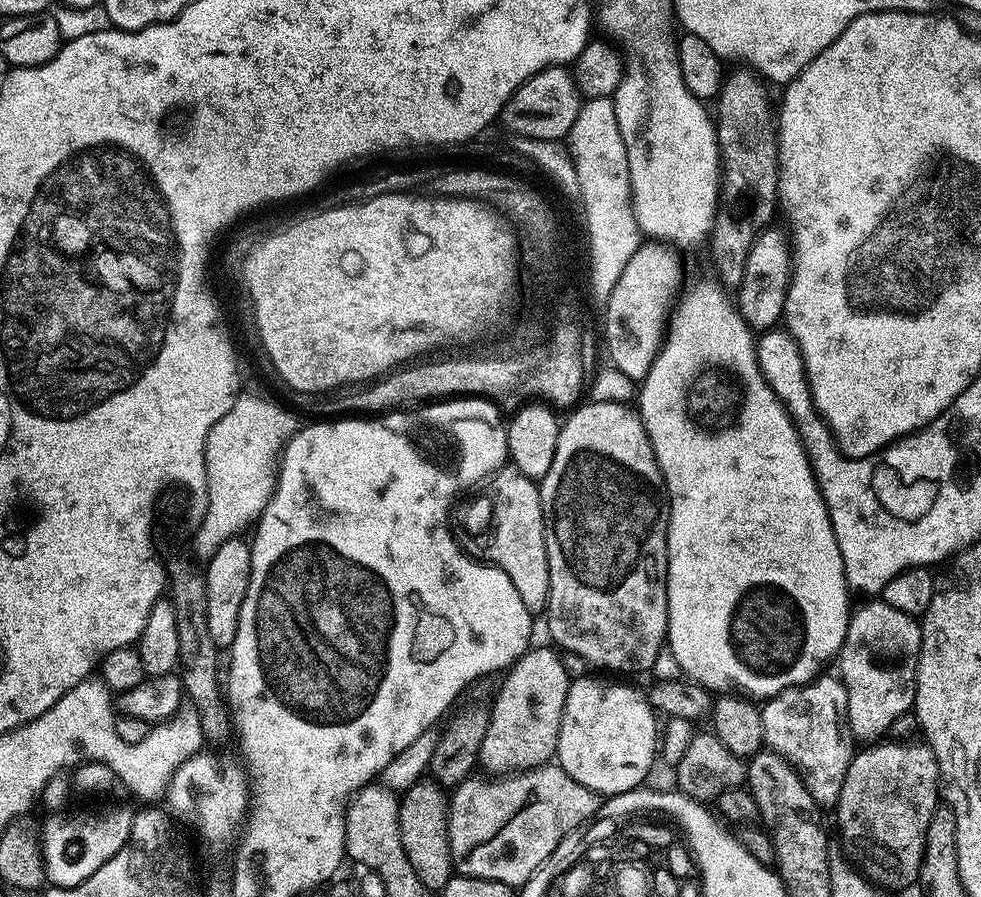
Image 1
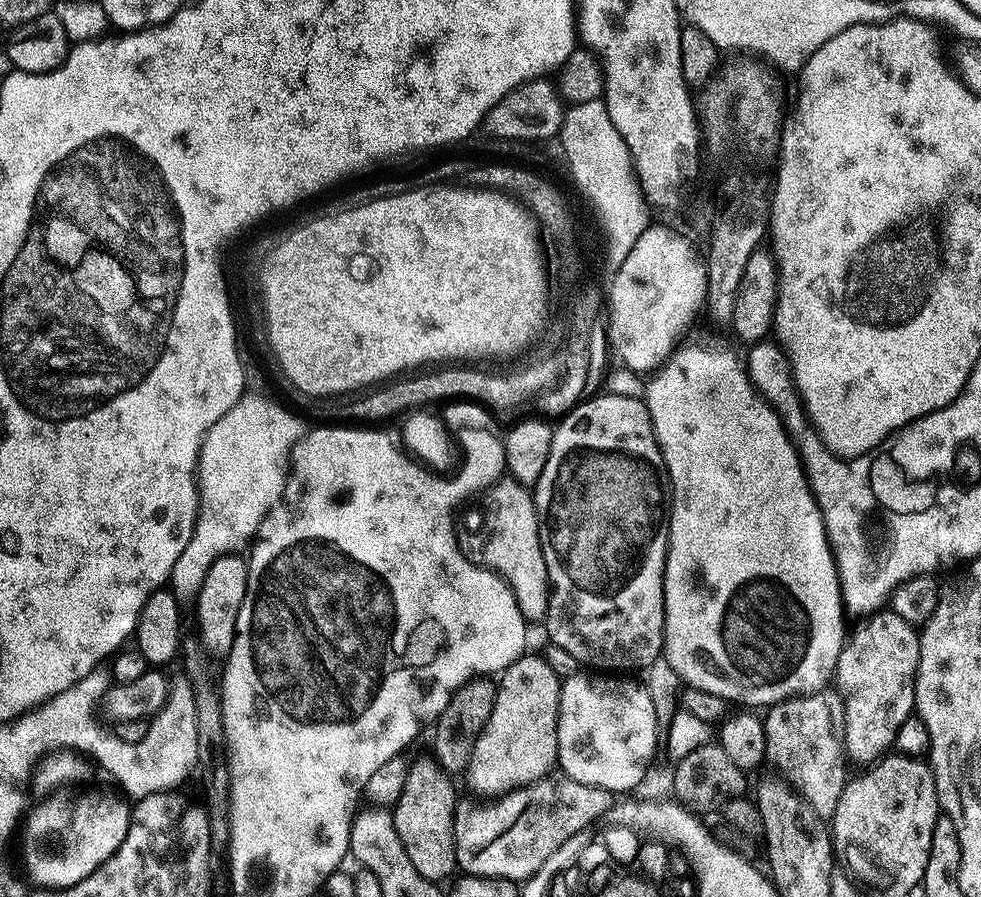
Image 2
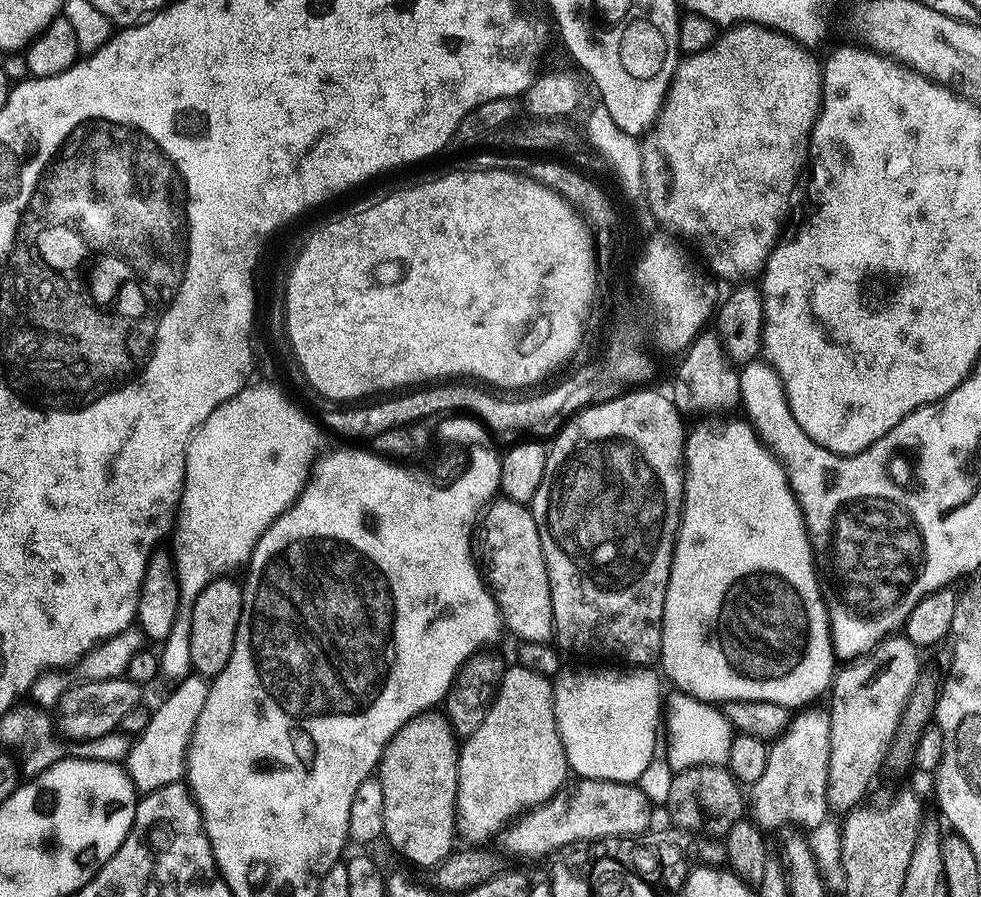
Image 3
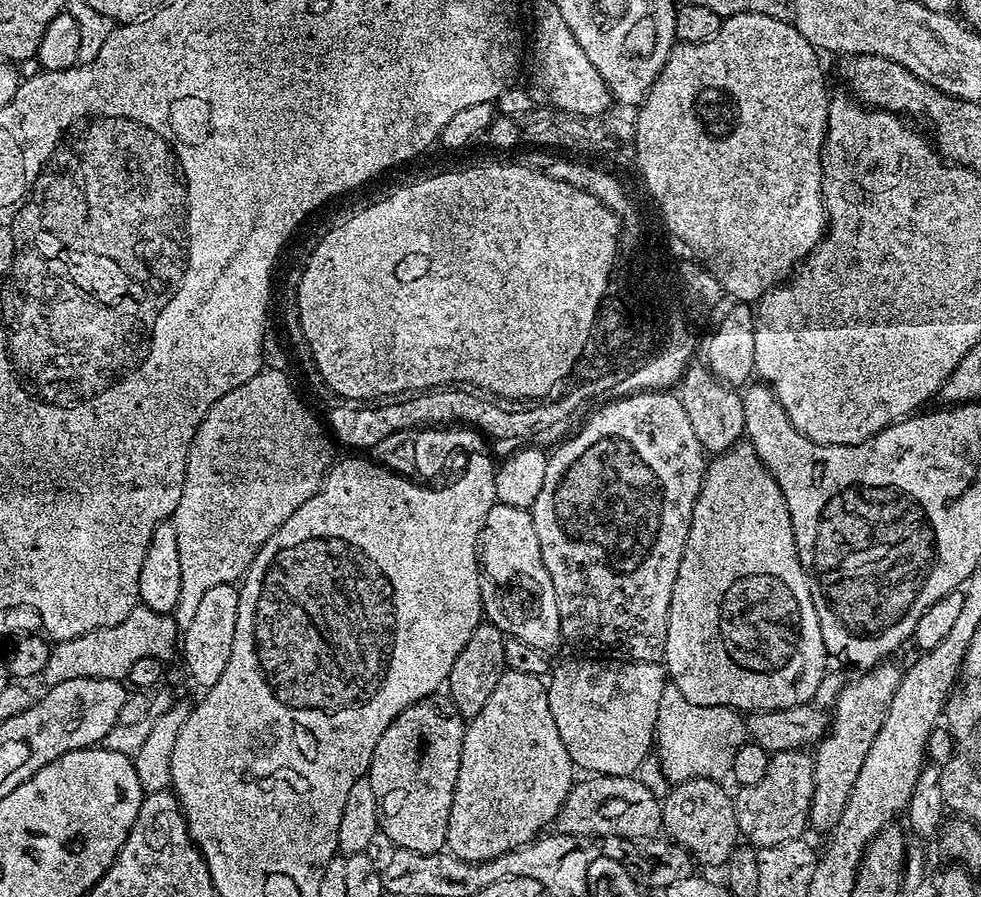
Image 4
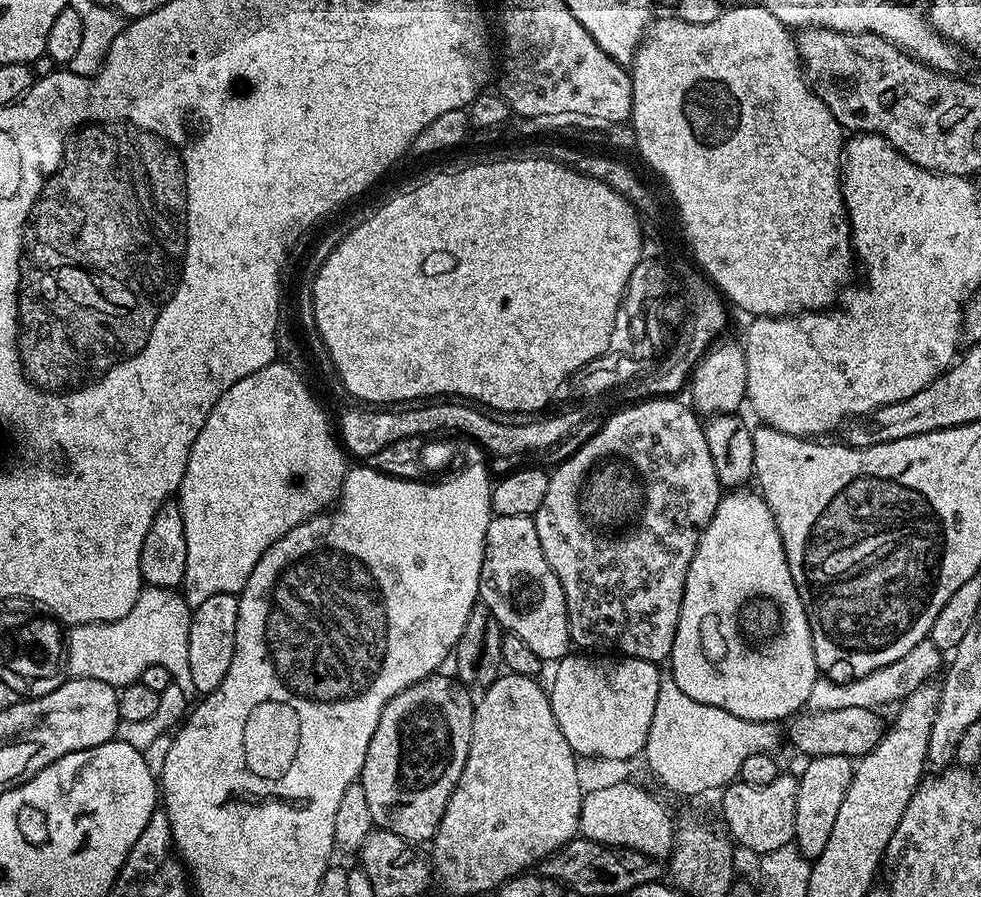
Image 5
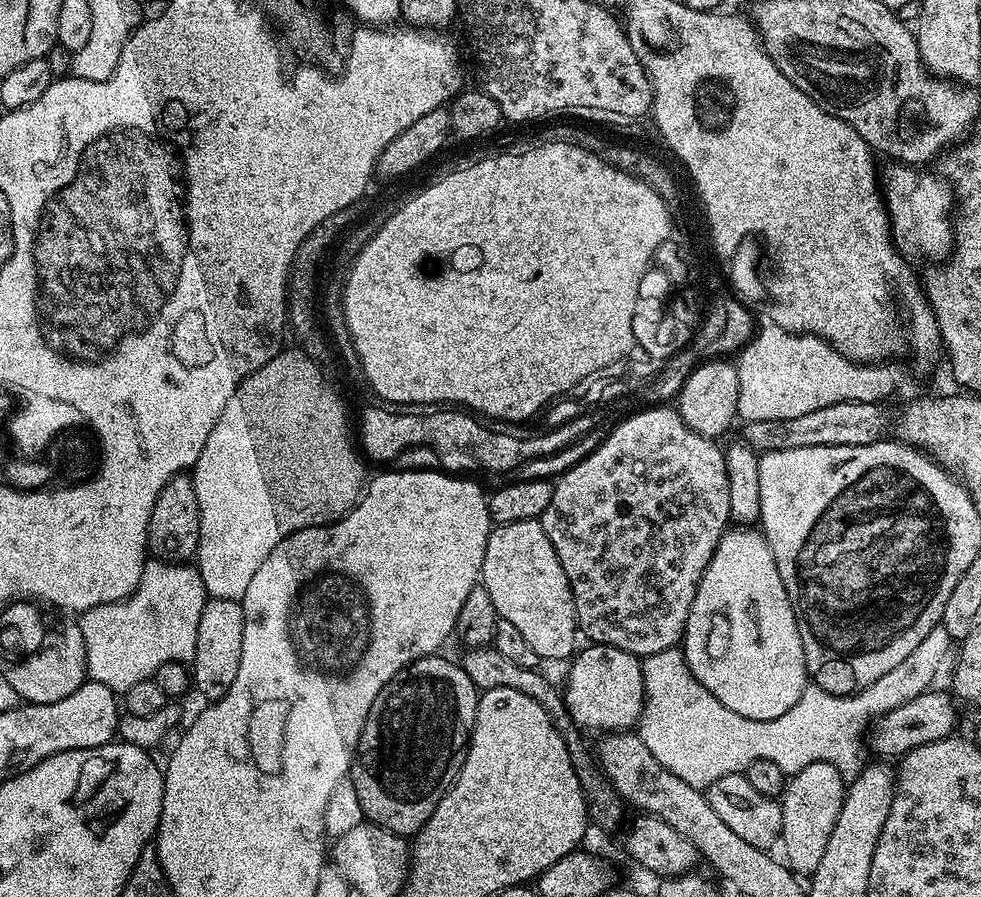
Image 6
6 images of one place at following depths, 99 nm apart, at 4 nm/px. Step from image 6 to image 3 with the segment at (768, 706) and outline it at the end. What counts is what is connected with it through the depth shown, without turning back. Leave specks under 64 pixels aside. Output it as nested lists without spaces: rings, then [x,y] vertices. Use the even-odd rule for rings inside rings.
[[[747,419],[740,420],[704,420],[701,424],[696,424],[687,429],[684,437],[684,454],[682,457],[682,467],[684,469],[684,505],[680,511],[680,528],[676,532],[676,545],[672,551],[672,565],[670,566],[670,574],[742,574],[742,584],[668,584],[666,586],[666,602],[664,603],[664,621],[662,622],[662,646],[660,647],[659,667],[664,667],[663,675],[672,679],[671,687],[673,689],[685,692],[688,696],[693,696],[699,700],[709,702],[723,702],[726,700],[753,700],[754,702],[778,702],[778,706],[782,706],[785,710],[800,710],[805,706],[812,706],[817,703],[816,700],[820,695],[827,693],[832,687],[832,677],[838,668],[836,654],[832,650],[832,631],[828,625],[828,607],[824,605],[824,589],[822,581],[818,575],[816,566],[816,555],[812,553],[812,537],[808,535],[806,530],[806,522],[802,510],[796,501],[796,495],[792,492],[792,487],[788,481],[788,475],[784,472],[784,467],[780,465],[777,456],[768,449],[755,428],[748,423]]]

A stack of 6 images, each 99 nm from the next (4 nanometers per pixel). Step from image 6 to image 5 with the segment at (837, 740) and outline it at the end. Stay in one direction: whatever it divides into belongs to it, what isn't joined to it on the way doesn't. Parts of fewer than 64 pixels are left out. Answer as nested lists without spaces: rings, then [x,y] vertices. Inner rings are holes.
[[[931,638],[918,642],[910,654],[902,654],[898,662],[890,662],[890,666],[875,668],[870,674],[866,674],[857,680],[851,680],[845,684],[839,684],[833,680],[818,678],[810,690],[810,698],[807,702],[809,709],[821,712],[822,710],[838,710],[846,706],[862,706],[863,708],[879,709],[880,704],[888,704],[891,700],[903,701],[914,690],[918,690],[922,684],[929,683],[933,679],[942,660],[942,654],[938,646],[934,646]],[[671,678],[661,679],[658,686],[658,706],[654,706],[654,718],[650,722],[648,741],[644,743],[643,759],[648,759],[652,772],[672,791],[680,796],[700,796],[711,788],[717,790],[733,783],[742,770],[742,762],[750,754],[772,752],[780,740],[780,732],[775,723],[767,720],[747,720],[738,718],[718,706],[694,702],[694,698],[678,688],[678,682]]]

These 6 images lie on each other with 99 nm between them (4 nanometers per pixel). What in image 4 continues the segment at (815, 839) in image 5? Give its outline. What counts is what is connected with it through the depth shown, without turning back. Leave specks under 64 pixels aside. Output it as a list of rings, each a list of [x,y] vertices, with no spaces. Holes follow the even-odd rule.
[[[880,662],[876,667],[869,668],[857,678],[853,684],[848,683],[841,689],[840,697],[837,698],[834,711],[830,716],[830,729],[827,736],[815,745],[814,759],[814,798],[810,802],[810,814],[808,823],[813,829],[824,834],[831,833],[832,829],[838,826],[842,818],[842,812],[846,810],[846,804],[852,793],[852,788],[858,782],[858,774],[862,771],[862,764],[866,762],[866,754],[870,754],[870,746],[874,746],[874,740],[878,738],[878,732],[882,730],[882,724],[886,722],[888,707],[890,706],[894,694],[900,685],[902,675],[901,669],[896,669],[892,662]]]

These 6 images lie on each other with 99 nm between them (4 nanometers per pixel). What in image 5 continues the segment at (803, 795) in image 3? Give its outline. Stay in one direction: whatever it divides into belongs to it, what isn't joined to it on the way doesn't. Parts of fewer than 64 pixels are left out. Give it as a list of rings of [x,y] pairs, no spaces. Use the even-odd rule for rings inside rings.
[[[781,774],[767,786],[750,786],[733,782],[723,789],[720,800],[722,821],[729,837],[737,845],[757,854],[765,854],[791,845],[794,840],[794,806],[798,800],[797,777]]]

